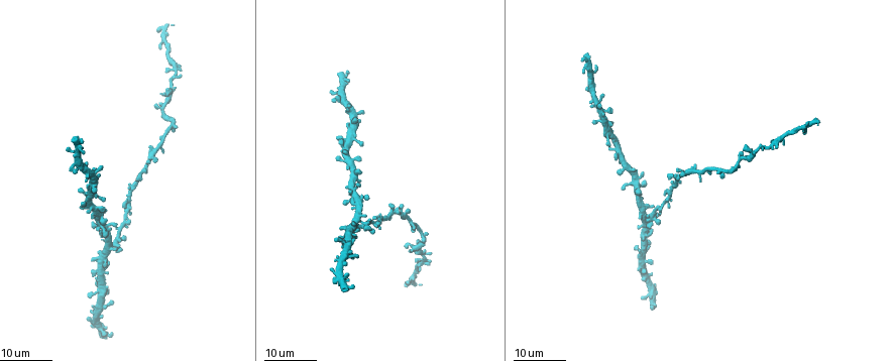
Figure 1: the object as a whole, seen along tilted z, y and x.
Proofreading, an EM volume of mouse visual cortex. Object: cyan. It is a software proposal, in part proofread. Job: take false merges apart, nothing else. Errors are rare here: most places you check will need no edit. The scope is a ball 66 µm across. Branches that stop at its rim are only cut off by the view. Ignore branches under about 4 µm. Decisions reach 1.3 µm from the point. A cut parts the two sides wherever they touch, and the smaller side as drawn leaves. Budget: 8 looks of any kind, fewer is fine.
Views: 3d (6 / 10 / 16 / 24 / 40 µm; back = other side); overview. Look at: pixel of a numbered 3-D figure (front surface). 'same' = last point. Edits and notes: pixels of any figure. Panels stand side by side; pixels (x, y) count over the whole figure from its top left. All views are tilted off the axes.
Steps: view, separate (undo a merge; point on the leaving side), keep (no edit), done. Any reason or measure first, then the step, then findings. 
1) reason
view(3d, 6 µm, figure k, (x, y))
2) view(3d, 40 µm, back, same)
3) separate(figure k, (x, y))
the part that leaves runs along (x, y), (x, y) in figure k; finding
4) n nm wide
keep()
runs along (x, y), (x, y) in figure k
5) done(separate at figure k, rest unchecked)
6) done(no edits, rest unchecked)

sudden change in width
view(3d, 16 µm, figure 1, (645, 255))

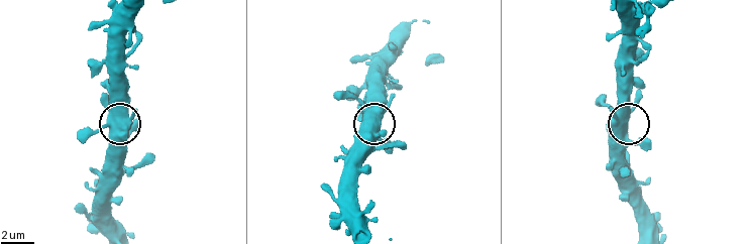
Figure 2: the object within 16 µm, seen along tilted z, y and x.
view(3d, 6 µm, figure 2, (625, 121))

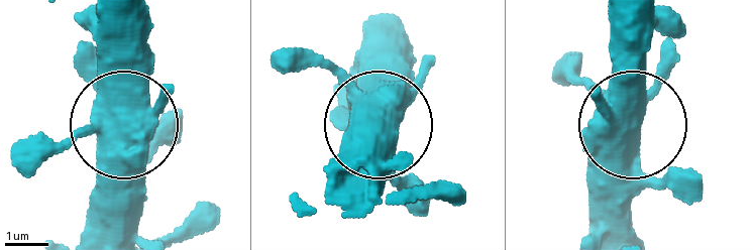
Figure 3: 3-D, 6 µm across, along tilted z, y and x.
keep()
runs along (641, 20), (631, 230) in figure 3; continuous, no second neuron

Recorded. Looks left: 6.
three arms meet
view(3d, 24 µm, figure 1, (126, 209))

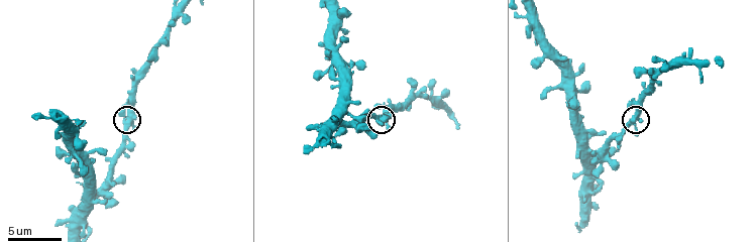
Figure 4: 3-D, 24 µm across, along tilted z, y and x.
view(3d, 6 µm, figure 4, (128, 121))

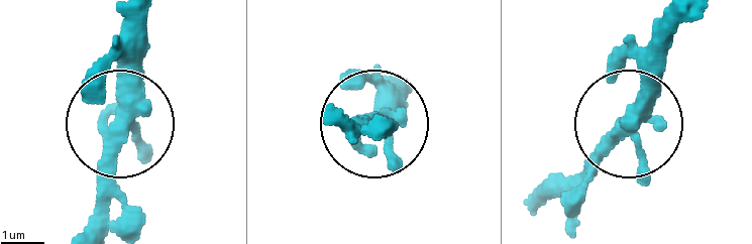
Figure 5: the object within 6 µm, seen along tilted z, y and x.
320 nm wide
keep()
one neuron here

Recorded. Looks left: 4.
four-way junction
view(3d, 6 µm, figure 4, (351, 125))

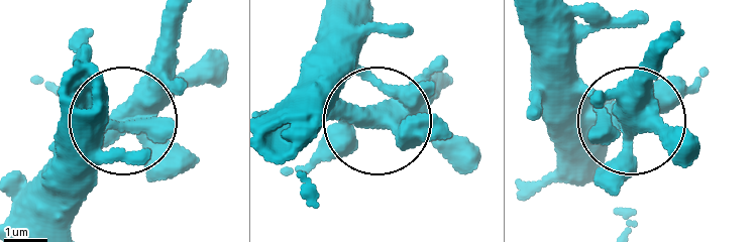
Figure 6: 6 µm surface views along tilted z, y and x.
from behind
view(3d, 6 µm, back, figure 6, (368, 116))

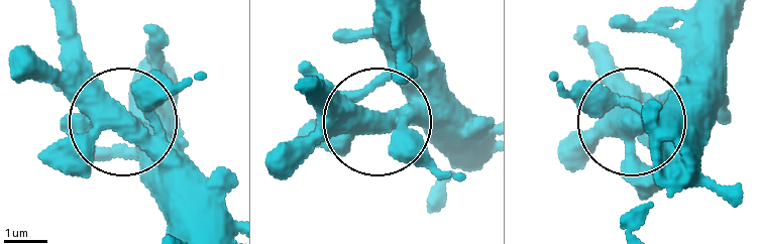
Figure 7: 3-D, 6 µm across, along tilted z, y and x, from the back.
4 arms
keep()
continuous, no second neuron

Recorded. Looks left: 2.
side arm on a straight run
view(3d, 10 µm, figure 4, (431, 100))

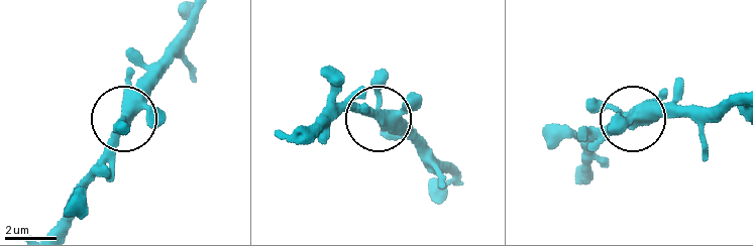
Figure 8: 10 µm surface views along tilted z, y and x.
view(3d, 6 µm, figure 8, (377, 116))

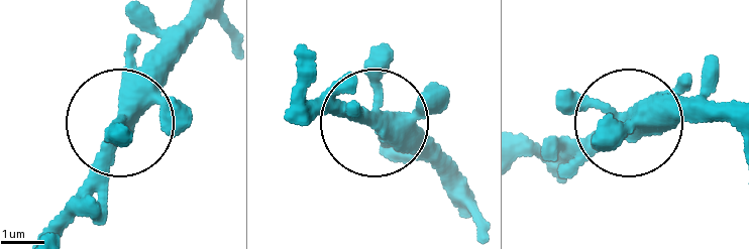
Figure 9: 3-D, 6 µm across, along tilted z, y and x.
290 nm wide
keep()
runs along (301, 101), (437, 143) in figure 9; one neuron here

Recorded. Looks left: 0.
done(no edits, rest unchecked)

